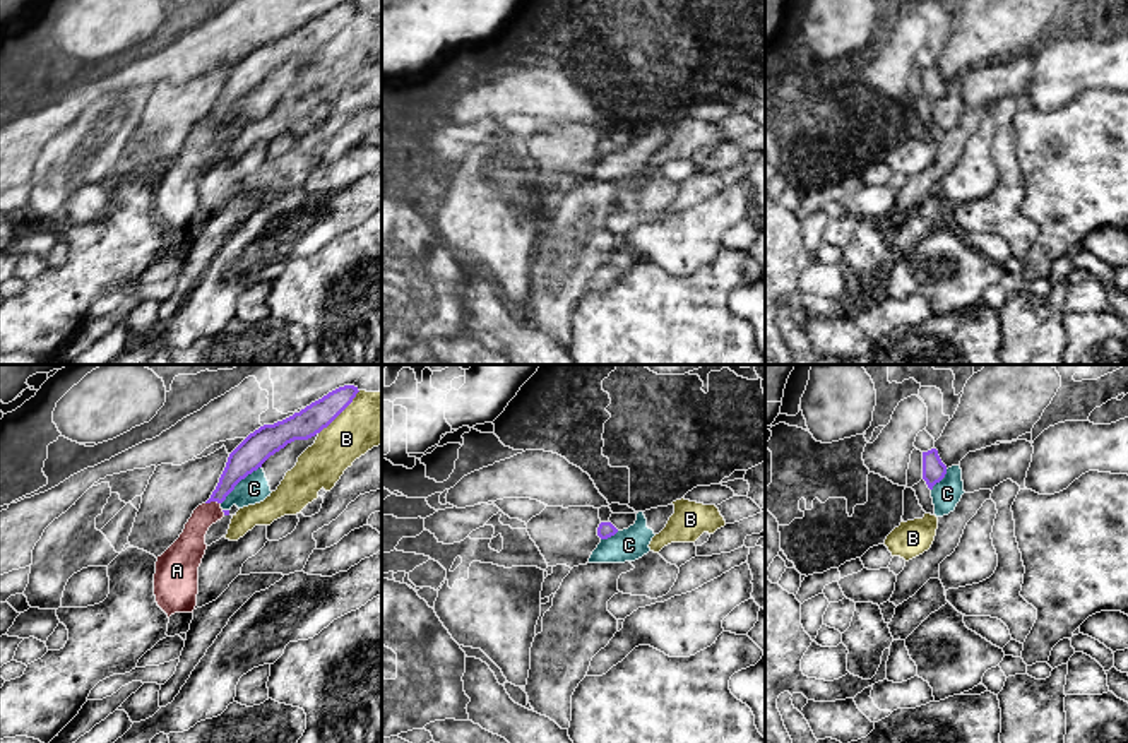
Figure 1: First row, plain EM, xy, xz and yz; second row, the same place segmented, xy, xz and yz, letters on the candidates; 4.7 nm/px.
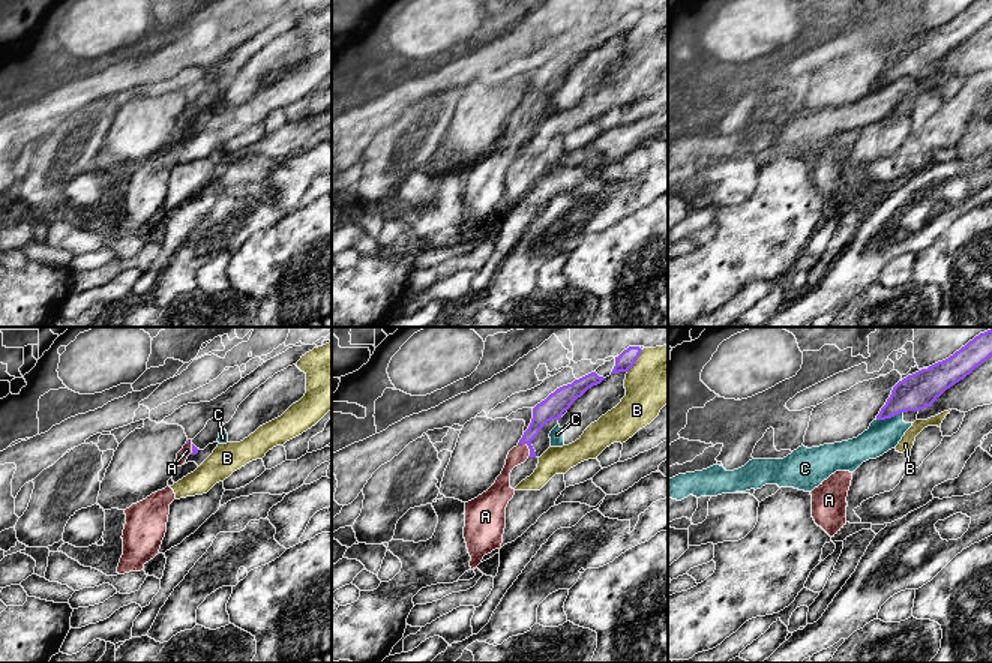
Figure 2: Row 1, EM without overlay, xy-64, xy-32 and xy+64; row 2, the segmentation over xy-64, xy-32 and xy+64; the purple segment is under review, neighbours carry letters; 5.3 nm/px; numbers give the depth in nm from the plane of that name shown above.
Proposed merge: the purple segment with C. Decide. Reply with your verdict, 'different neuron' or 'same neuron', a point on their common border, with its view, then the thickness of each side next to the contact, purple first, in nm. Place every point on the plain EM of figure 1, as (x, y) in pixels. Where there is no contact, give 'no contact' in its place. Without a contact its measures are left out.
different neuron; meets purple in xy at (238, 98); 150 nm thick on the purple side, 140 nm on the other

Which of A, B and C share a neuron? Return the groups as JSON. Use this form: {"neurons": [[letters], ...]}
{"neurons": [["A"], ["B"], ["C"]]}

